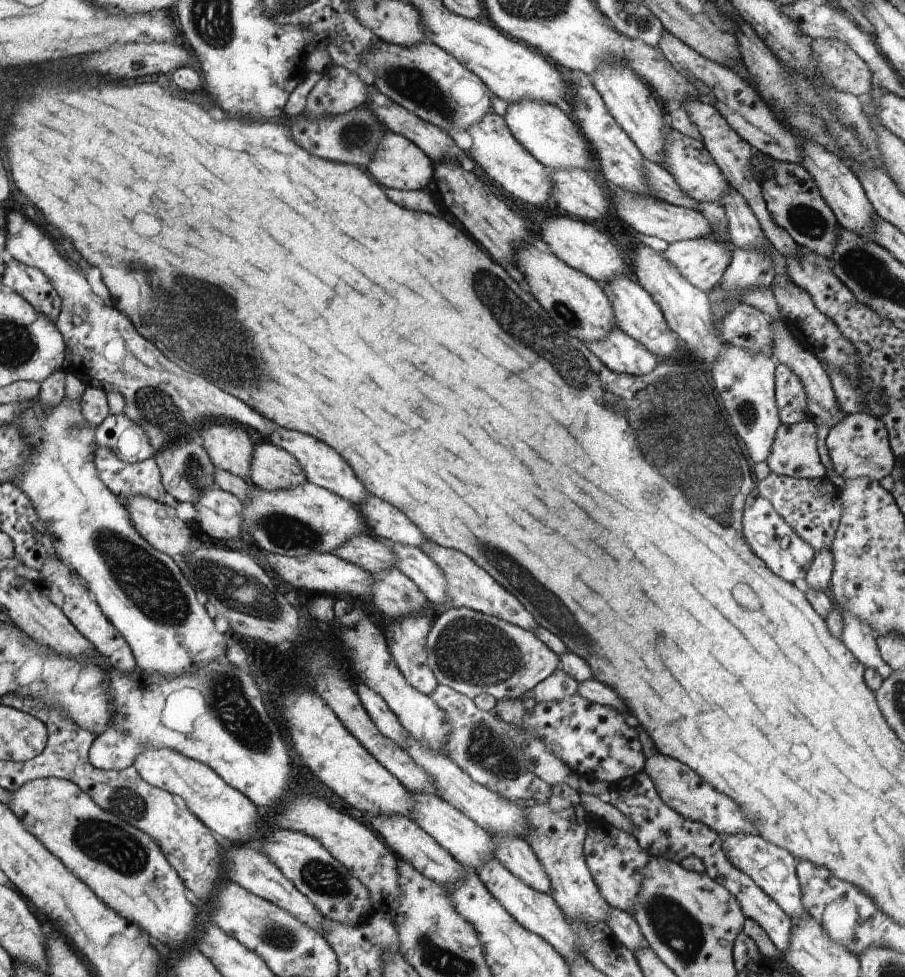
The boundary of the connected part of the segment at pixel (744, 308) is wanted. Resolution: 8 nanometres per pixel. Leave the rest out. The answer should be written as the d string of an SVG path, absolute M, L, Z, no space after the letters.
M744 302L738 303L723 316L720 330L726 343L771 355L771 324L759 308Z

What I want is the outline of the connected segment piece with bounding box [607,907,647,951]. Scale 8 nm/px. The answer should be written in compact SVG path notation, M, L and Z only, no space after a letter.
M610 907L609 912L607 925L621 943L624 943L631 951L647 946L641 927L633 919L632 914L614 907Z

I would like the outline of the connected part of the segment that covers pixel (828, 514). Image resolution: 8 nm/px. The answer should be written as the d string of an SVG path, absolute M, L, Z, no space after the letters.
M771 472L765 479L759 480L759 493L769 499L777 509L778 514L795 531L802 540L812 546L814 551L832 546L836 528L839 528L840 498L838 488L832 484L829 476L811 479L806 477L789 477Z

